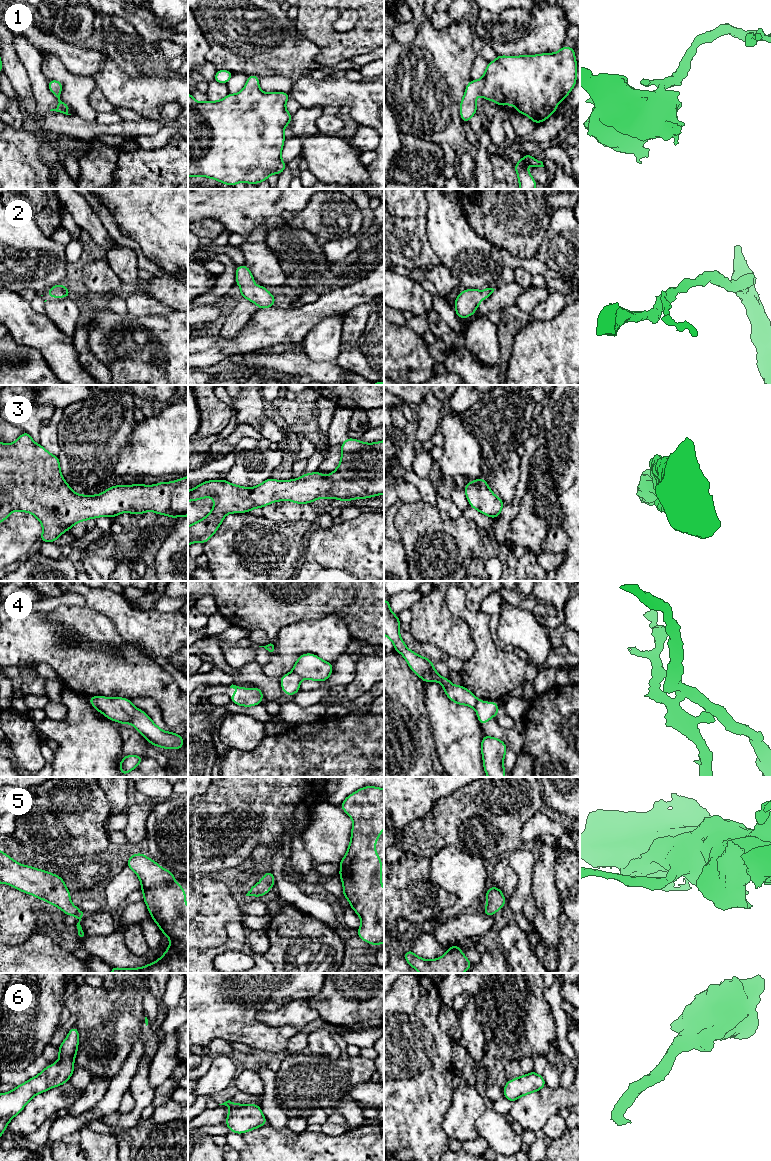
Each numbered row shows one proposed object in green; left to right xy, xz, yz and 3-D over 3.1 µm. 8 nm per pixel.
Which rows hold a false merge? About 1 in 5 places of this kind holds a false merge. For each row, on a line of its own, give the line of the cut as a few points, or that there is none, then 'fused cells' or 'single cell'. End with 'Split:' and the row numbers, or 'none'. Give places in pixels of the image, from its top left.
1: no cut | single cell
2: no cut | single cell
3: no cut | single cell
4: xz (292, 671), (301, 679) | fused cells
5: no cut | single cell
6: no cut | single cell
Split: 4

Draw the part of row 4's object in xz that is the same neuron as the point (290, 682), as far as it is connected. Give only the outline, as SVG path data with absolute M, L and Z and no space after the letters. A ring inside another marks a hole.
M290 672L280 677L282 691L286 695L295 695L300 690L301 677L294 672Z

